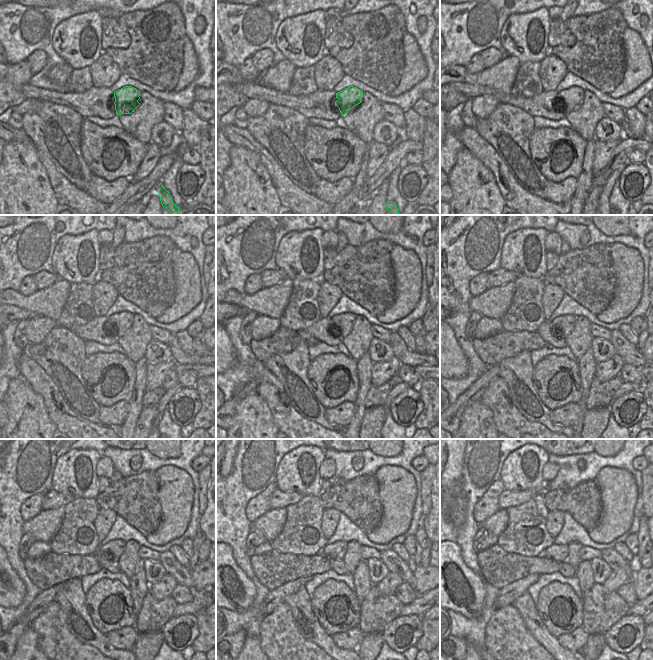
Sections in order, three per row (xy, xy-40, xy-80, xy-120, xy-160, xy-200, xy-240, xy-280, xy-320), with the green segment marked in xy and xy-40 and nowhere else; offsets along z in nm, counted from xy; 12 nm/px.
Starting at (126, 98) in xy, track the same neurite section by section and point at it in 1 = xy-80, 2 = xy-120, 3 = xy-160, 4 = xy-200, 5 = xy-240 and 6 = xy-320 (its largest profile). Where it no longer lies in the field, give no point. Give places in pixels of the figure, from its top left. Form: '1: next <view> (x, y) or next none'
1: next xy-80 (569, 99)
2: next xy-120 (117, 324)
3: next xy-160 (340, 325)
4: next xy-200 (561, 326)
5: next xy-240 (112, 550)
6: next xy-320 (559, 553)

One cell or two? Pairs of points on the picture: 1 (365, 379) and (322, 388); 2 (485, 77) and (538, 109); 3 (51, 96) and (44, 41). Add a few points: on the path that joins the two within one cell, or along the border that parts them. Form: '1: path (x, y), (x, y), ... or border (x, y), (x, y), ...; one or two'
1: border (357, 361), (358, 390), (353, 403); two
2: border (487, 86), (500, 92), (510, 93); two
3: border (29, 82), (37, 87), (67, 93); two

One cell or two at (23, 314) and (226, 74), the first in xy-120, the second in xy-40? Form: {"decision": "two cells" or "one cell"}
{"decision": "two cells"}

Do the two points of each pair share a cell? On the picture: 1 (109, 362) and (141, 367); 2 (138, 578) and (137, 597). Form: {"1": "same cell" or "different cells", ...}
{"1": "different cells", "2": "same cell"}

